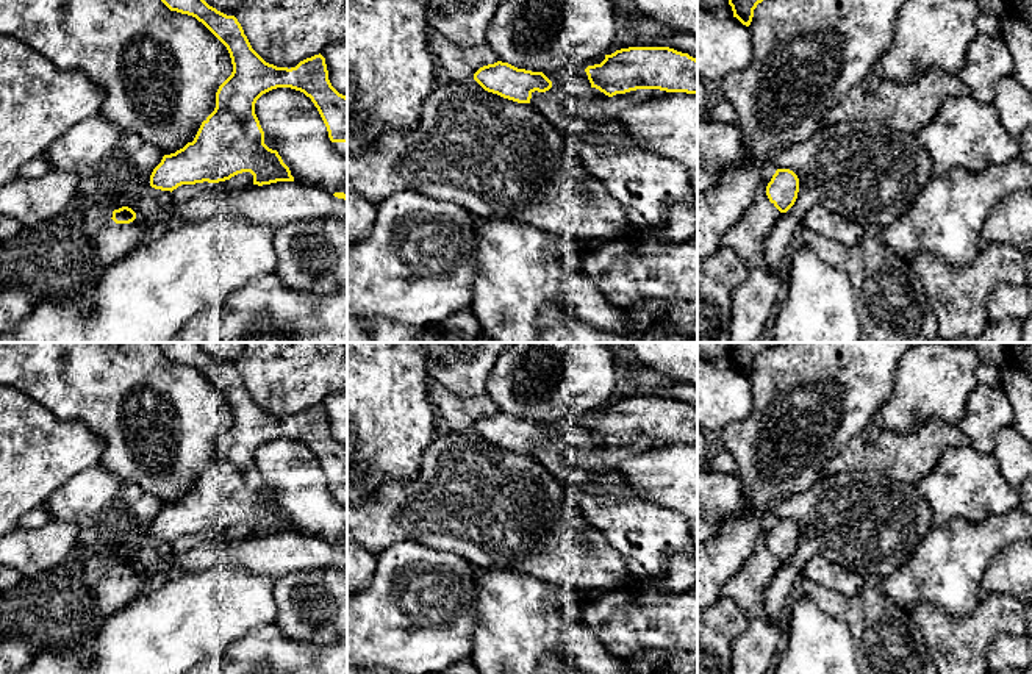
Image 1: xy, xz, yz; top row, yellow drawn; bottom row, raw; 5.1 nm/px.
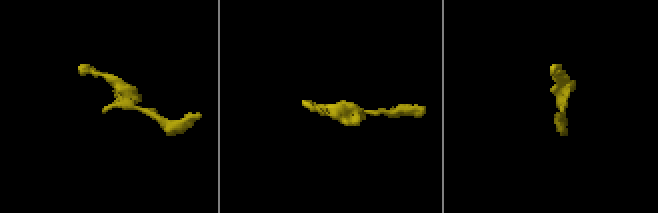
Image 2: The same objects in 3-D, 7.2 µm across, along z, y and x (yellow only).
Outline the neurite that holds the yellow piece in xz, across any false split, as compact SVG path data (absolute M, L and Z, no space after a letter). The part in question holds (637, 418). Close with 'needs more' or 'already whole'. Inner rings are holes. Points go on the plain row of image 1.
M629 397L605 405L600 414L585 419L591 438L608 447L636 439L697 444L697 410L669 397Z | already whole

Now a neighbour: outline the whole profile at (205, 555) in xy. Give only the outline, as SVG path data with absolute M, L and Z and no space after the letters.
M225 532L213 533L194 549L174 554L174 574L206 571L219 563L242 568L274 580L297 571L336 568L347 572L347 550L299 532L245 536L228 543Z

